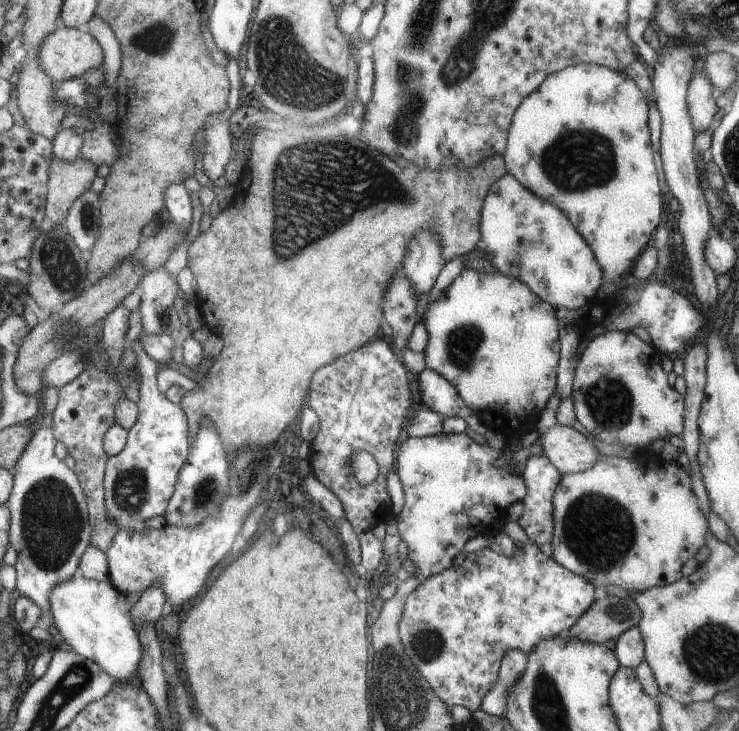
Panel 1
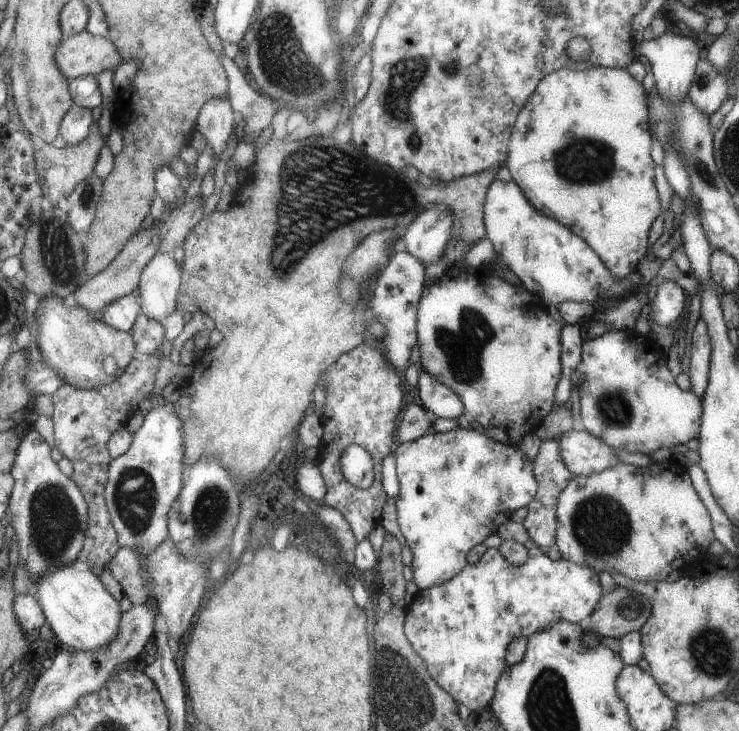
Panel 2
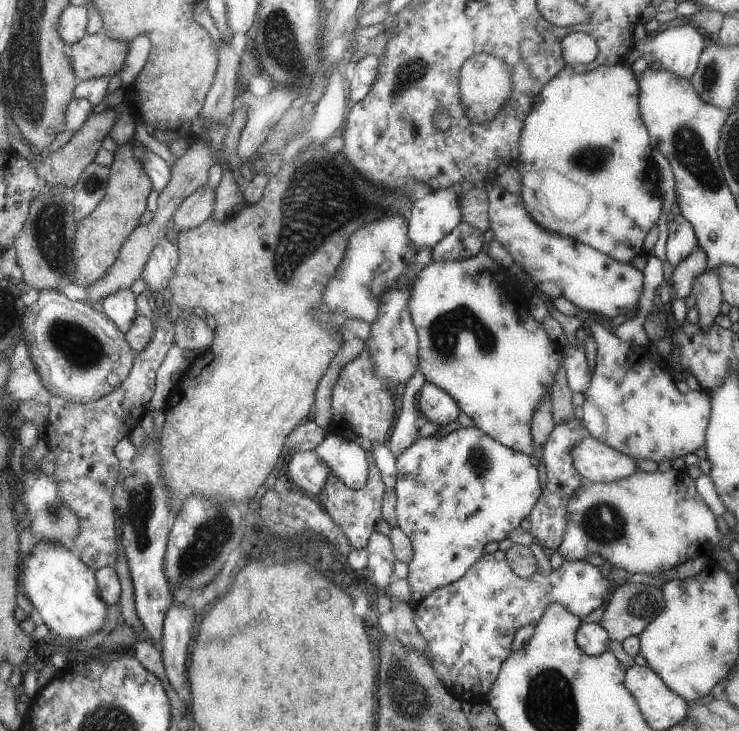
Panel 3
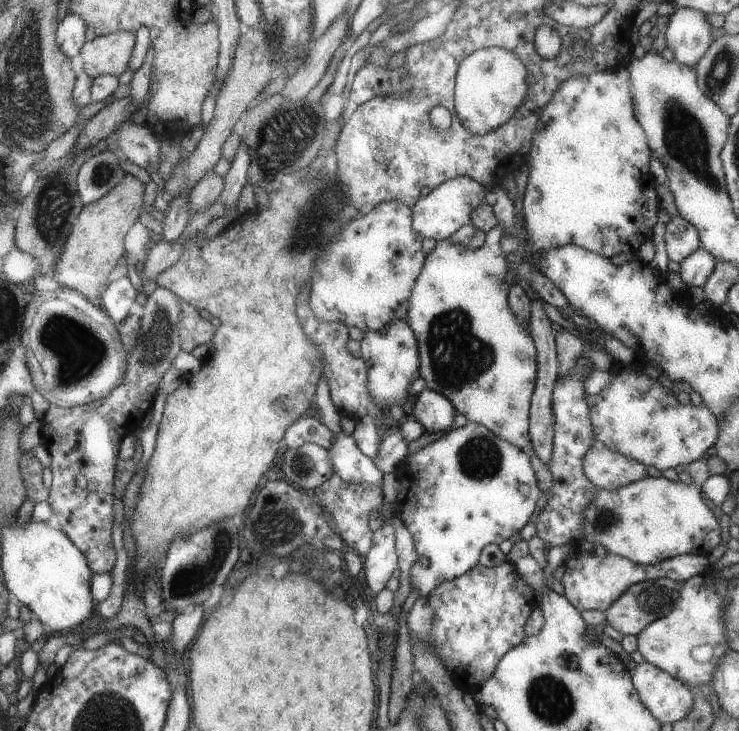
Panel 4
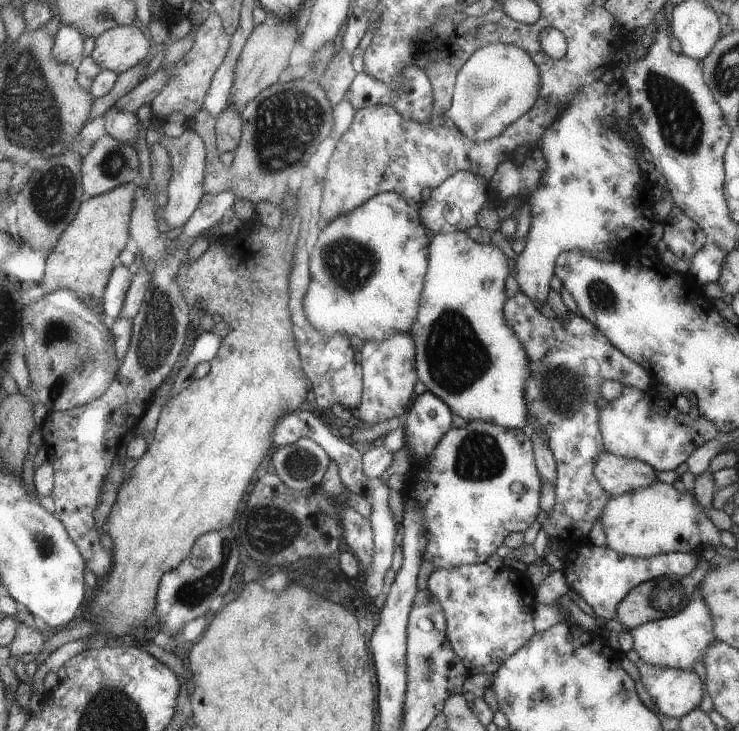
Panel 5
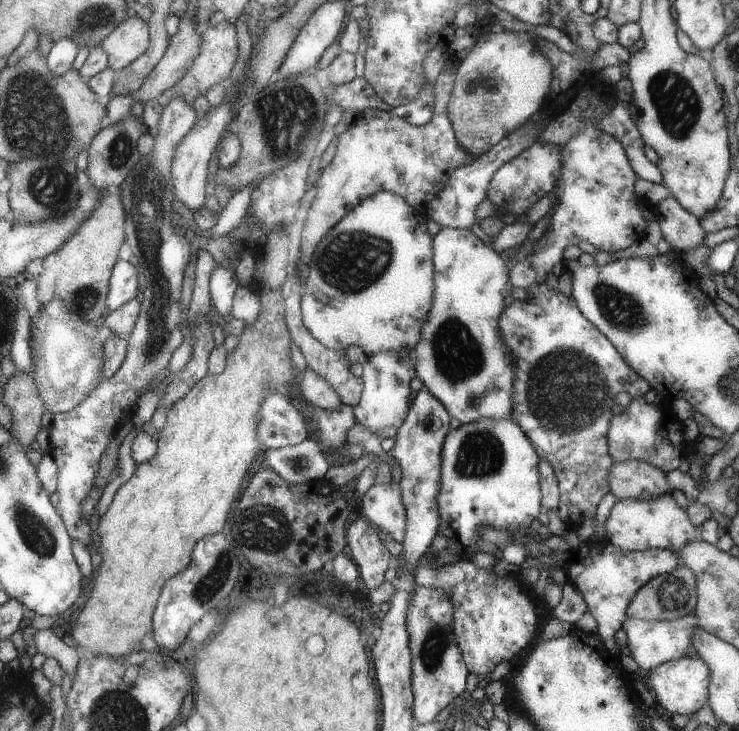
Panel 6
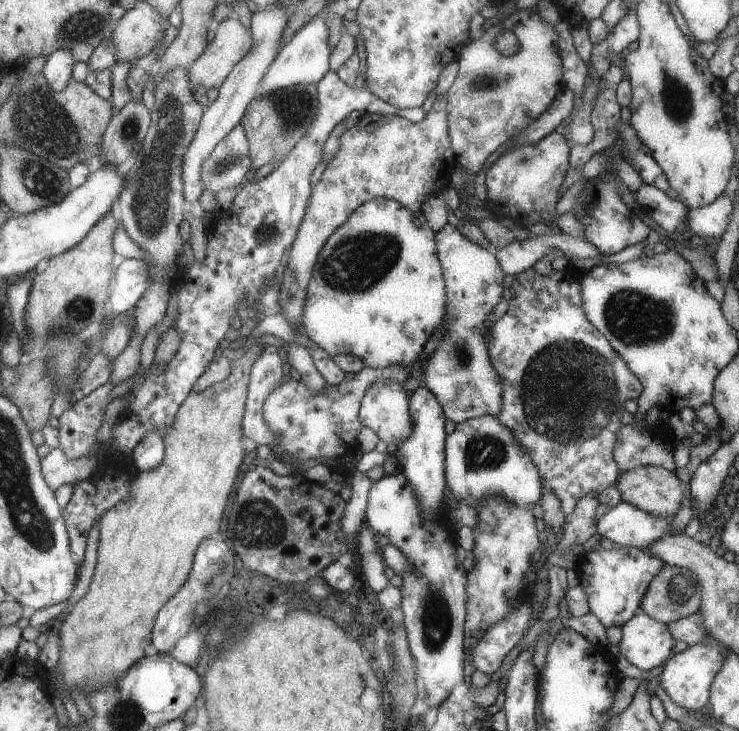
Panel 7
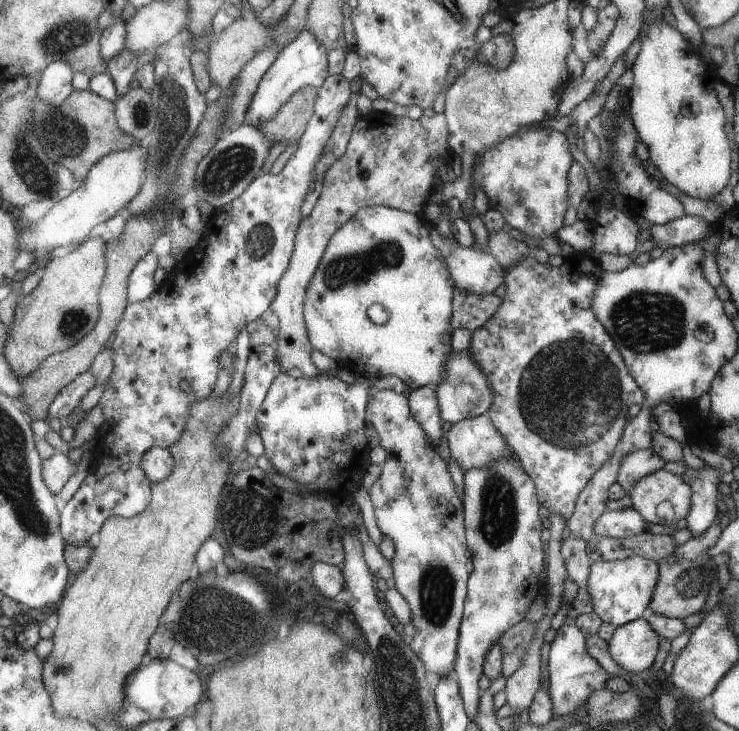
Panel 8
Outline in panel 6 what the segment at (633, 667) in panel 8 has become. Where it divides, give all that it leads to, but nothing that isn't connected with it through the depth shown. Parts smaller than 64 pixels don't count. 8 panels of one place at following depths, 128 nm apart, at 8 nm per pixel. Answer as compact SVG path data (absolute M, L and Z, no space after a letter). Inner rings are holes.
M693 613L672 621L643 620L627 617L621 628L626 634L626 647L636 662L639 673L643 674L658 664L678 659L685 655L687 646L693 643L693 634L698 630L697 617Z

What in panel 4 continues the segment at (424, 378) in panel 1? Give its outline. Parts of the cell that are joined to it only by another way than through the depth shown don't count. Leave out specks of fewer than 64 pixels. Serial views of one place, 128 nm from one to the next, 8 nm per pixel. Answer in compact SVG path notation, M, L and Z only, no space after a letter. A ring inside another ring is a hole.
M427 388L411 399L406 410L415 418L416 422L419 422L423 426L425 433L448 431L450 425L453 423L455 412L457 412L445 396L440 396L438 393Z

